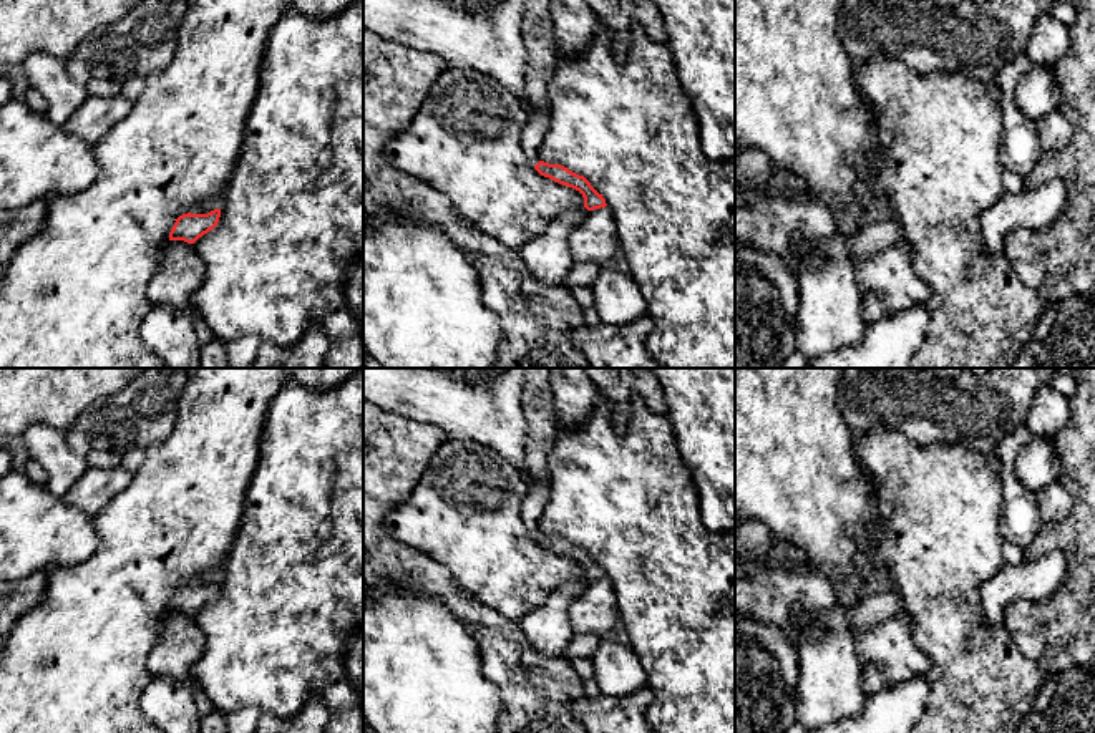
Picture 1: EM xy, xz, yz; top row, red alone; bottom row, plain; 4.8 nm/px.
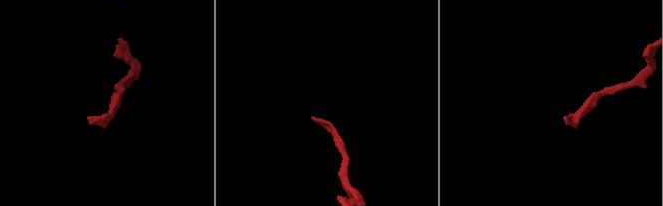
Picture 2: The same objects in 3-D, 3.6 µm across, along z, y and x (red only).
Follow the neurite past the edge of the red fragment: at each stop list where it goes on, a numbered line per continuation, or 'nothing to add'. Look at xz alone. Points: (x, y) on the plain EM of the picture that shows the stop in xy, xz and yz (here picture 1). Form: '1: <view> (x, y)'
1: xz (536, 496)

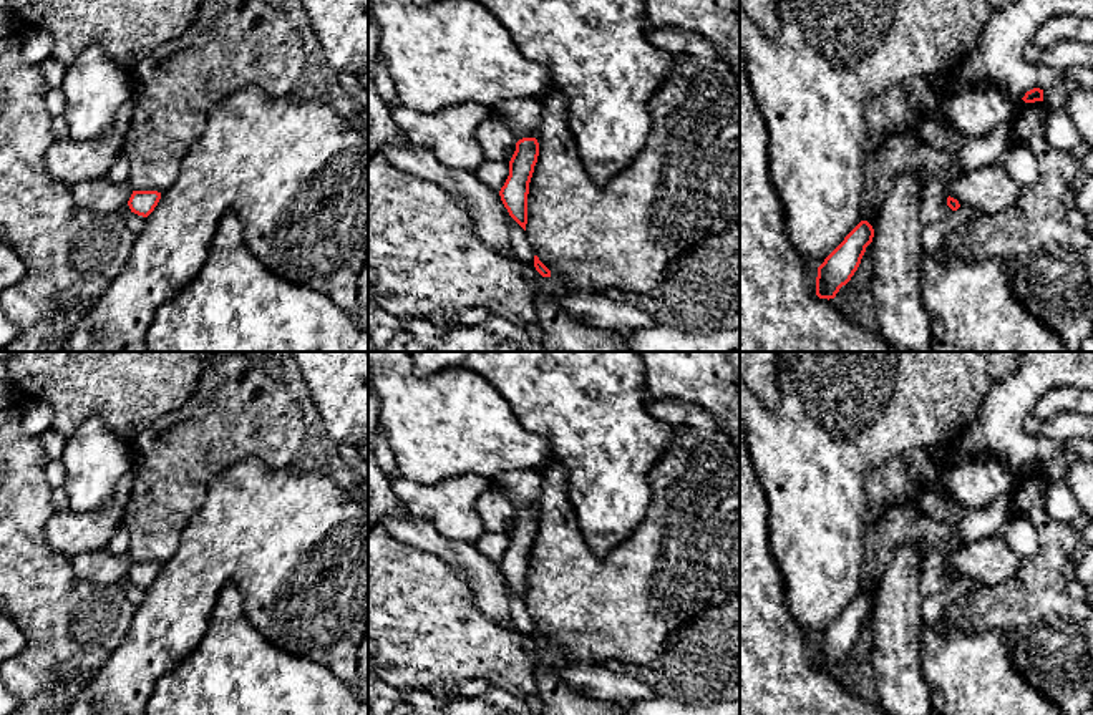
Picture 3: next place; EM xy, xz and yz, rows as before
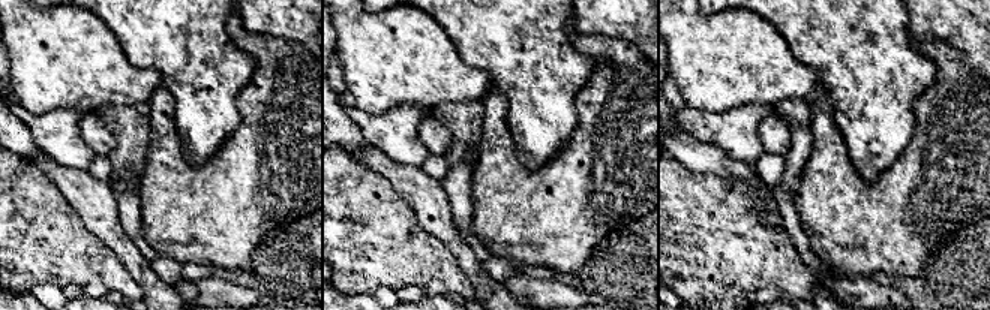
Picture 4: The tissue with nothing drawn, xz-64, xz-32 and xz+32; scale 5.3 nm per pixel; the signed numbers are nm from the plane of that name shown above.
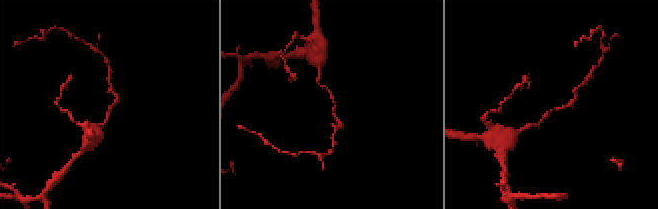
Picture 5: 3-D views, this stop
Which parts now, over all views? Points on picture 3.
nothing to add

